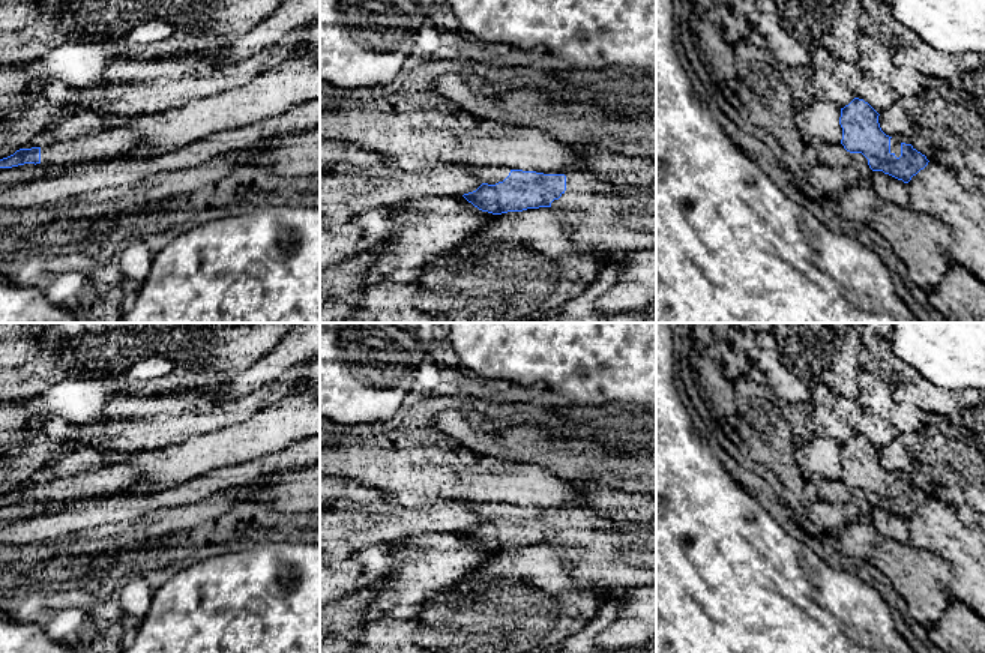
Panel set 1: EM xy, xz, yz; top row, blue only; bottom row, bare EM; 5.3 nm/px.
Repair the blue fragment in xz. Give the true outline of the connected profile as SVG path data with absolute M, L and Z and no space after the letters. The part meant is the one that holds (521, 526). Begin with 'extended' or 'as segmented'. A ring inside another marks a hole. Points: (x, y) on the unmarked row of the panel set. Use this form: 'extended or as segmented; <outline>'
extended; M465 501L482 519L462 533L482 548L562 545L569 576L598 593L656 581L656 528L607 518L590 509L544 510L506 503Z

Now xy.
extended; M108 465L89 471L74 471L69 476L42 483L20 485L0 495L0 504L24 500L56 500L62 503L86 498L101 498L131 492L140 485L141 471L132 465Z

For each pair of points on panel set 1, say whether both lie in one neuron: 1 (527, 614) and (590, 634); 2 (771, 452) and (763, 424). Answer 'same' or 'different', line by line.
1: different
2: same

